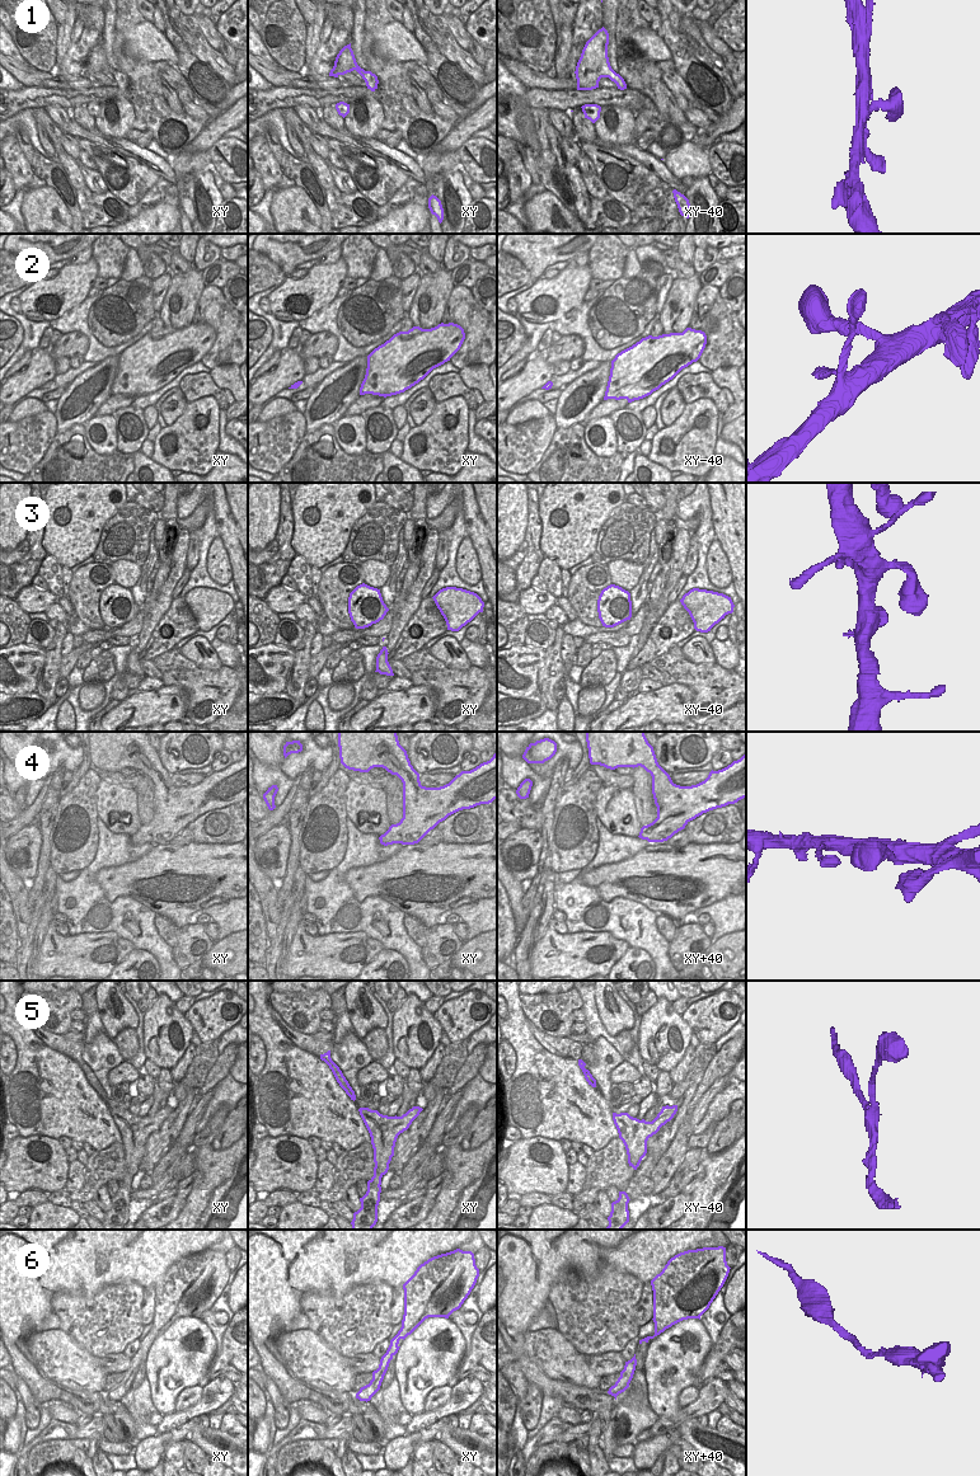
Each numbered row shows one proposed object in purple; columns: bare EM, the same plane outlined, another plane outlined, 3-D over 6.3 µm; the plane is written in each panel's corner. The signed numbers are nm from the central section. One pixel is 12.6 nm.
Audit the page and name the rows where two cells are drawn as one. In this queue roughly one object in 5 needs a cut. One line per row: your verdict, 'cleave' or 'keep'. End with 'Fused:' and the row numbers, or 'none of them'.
1: keep
2: keep
3: keep
4: keep
5: keep
6: keep
Fused: none of them

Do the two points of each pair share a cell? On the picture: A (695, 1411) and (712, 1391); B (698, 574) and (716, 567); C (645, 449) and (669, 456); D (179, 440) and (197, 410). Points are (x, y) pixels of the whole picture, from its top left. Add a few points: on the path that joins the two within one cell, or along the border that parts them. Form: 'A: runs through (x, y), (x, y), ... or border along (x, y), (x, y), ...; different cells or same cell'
A: runs through (700, 1406), (711, 1396); same cell
B: border along (713, 541), (707, 554), (707, 578), (725, 588); different cells
C: border along (651, 441), (651, 451), (646, 456); different cells
D: runs through (187, 432), (193, 426), (193, 418); same cell

